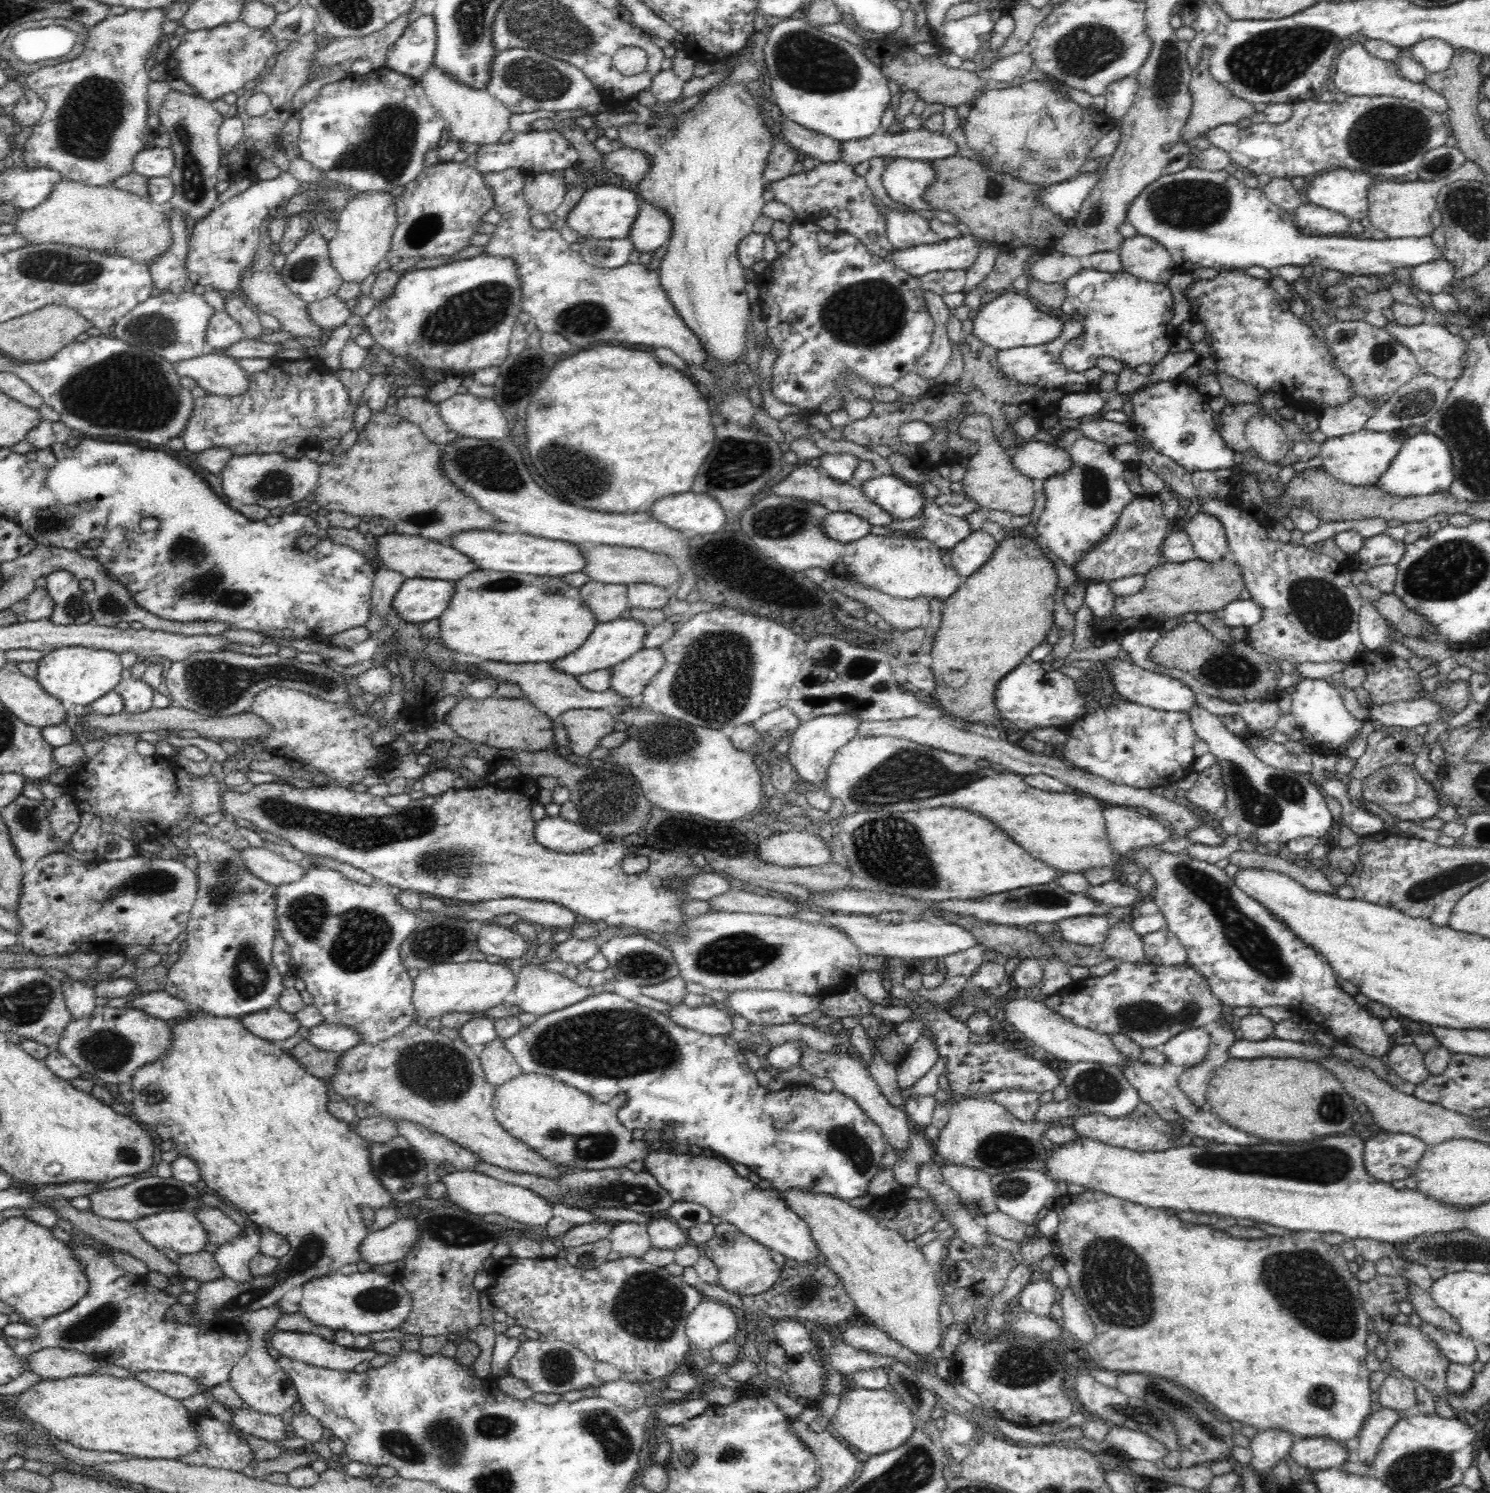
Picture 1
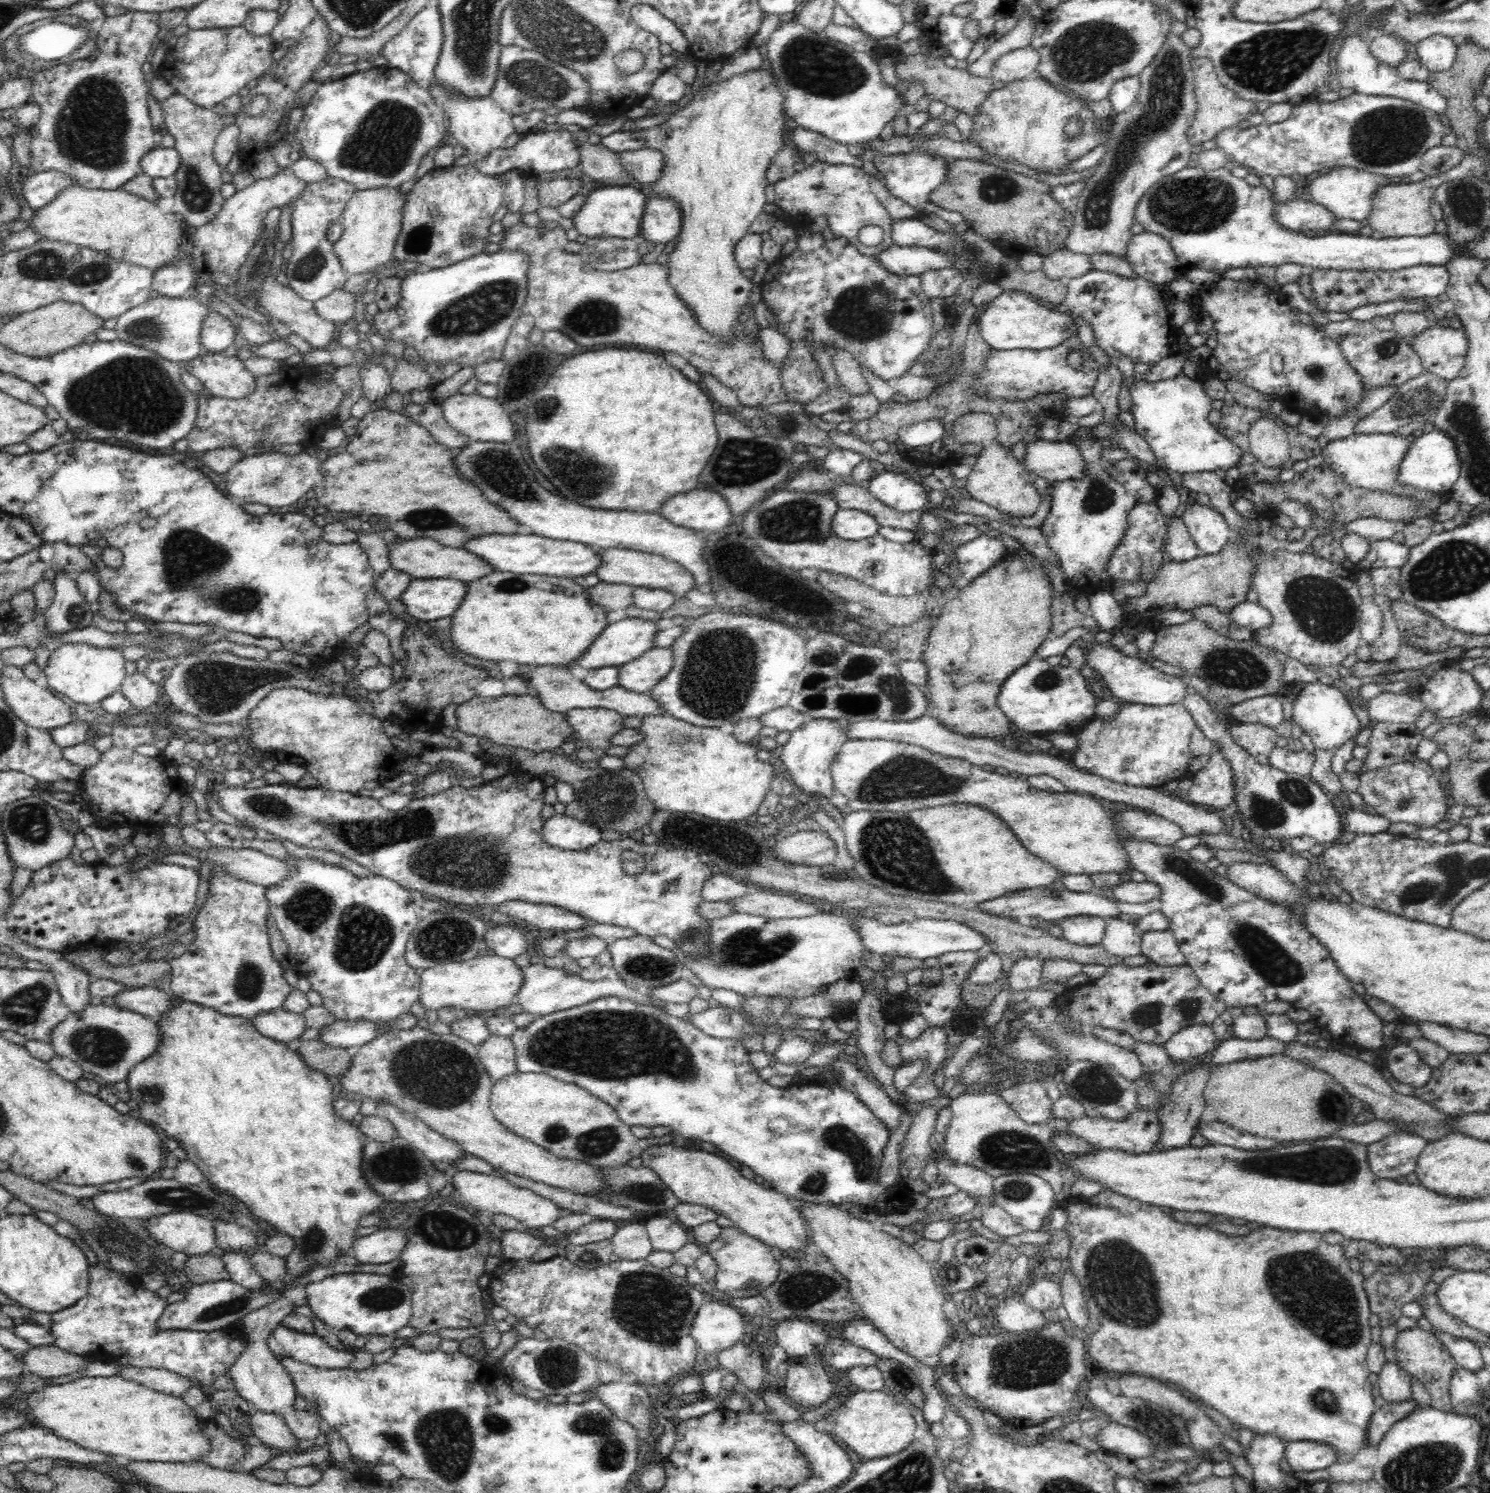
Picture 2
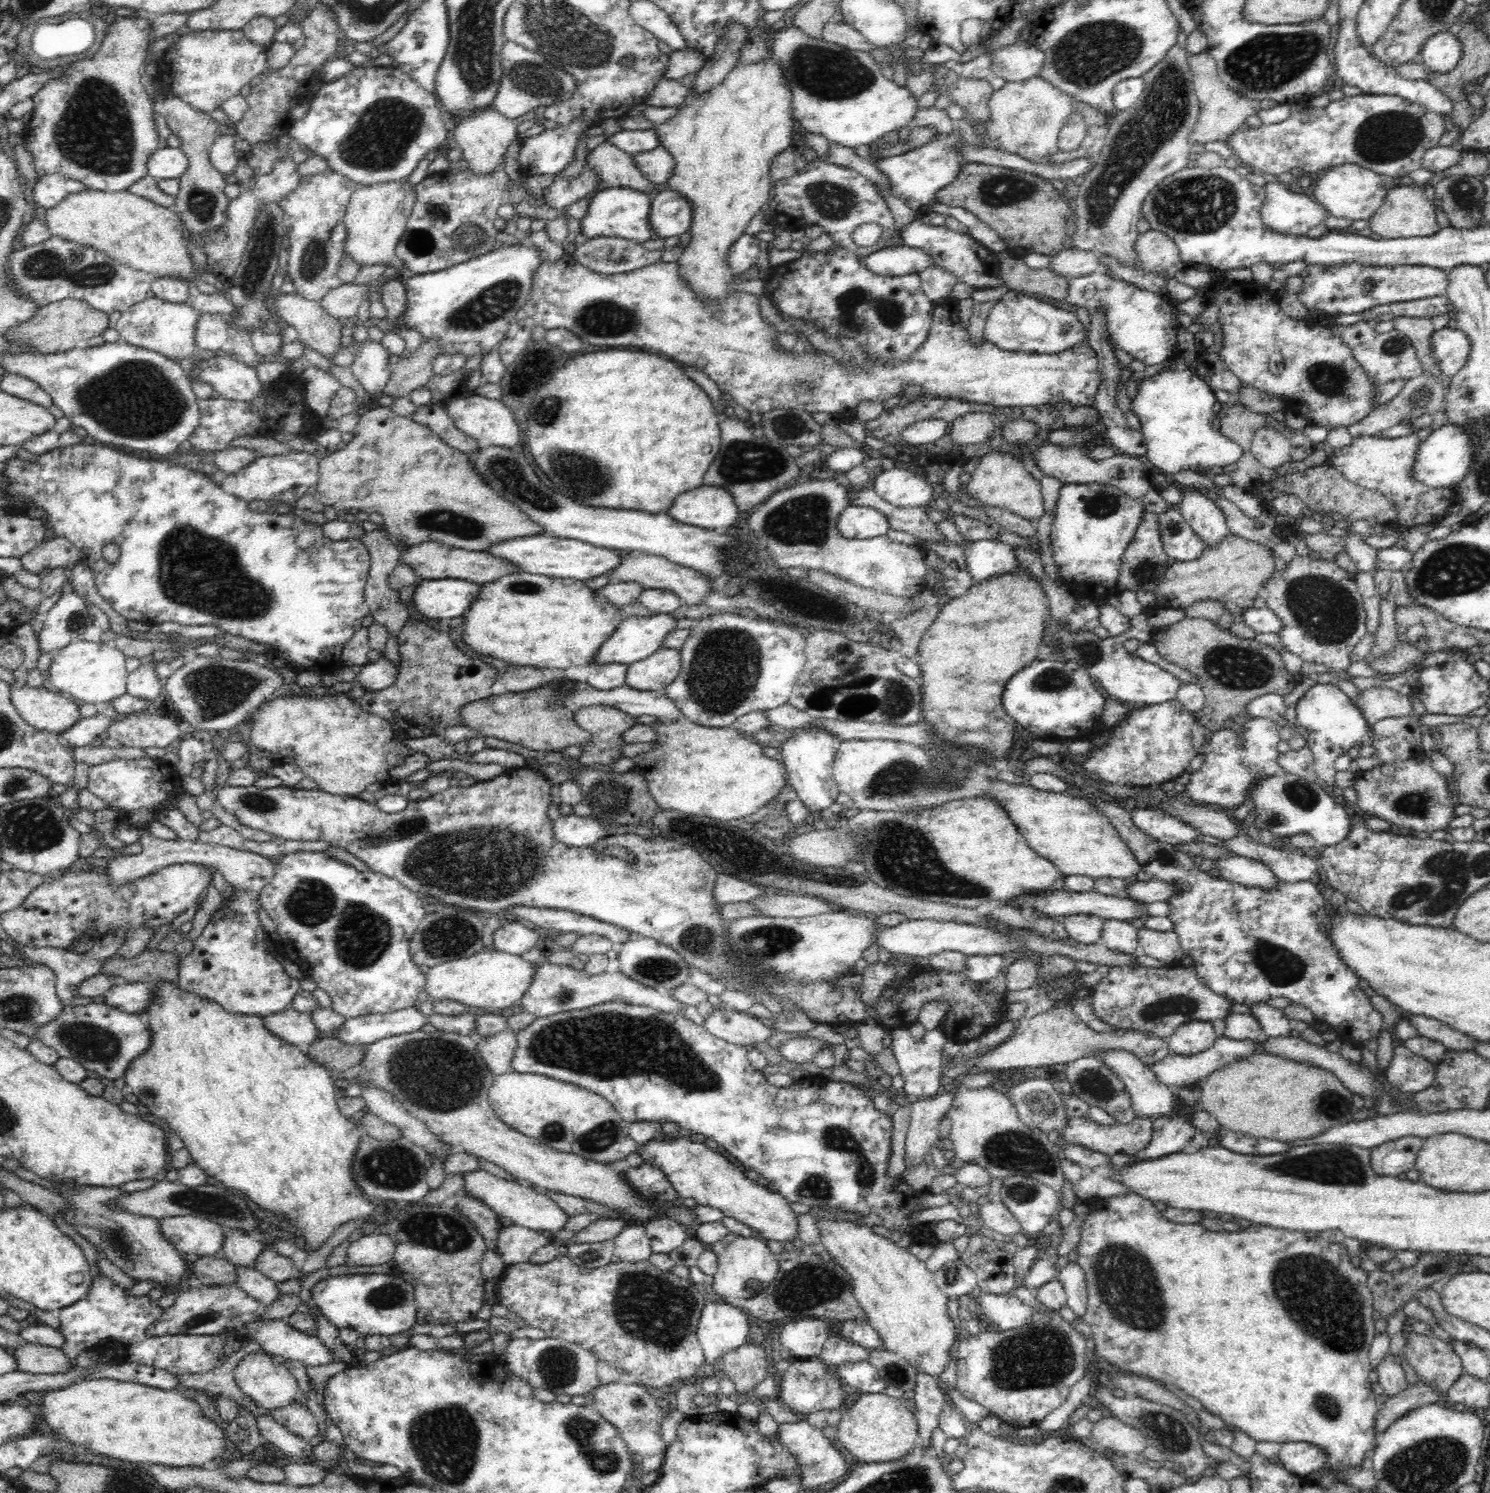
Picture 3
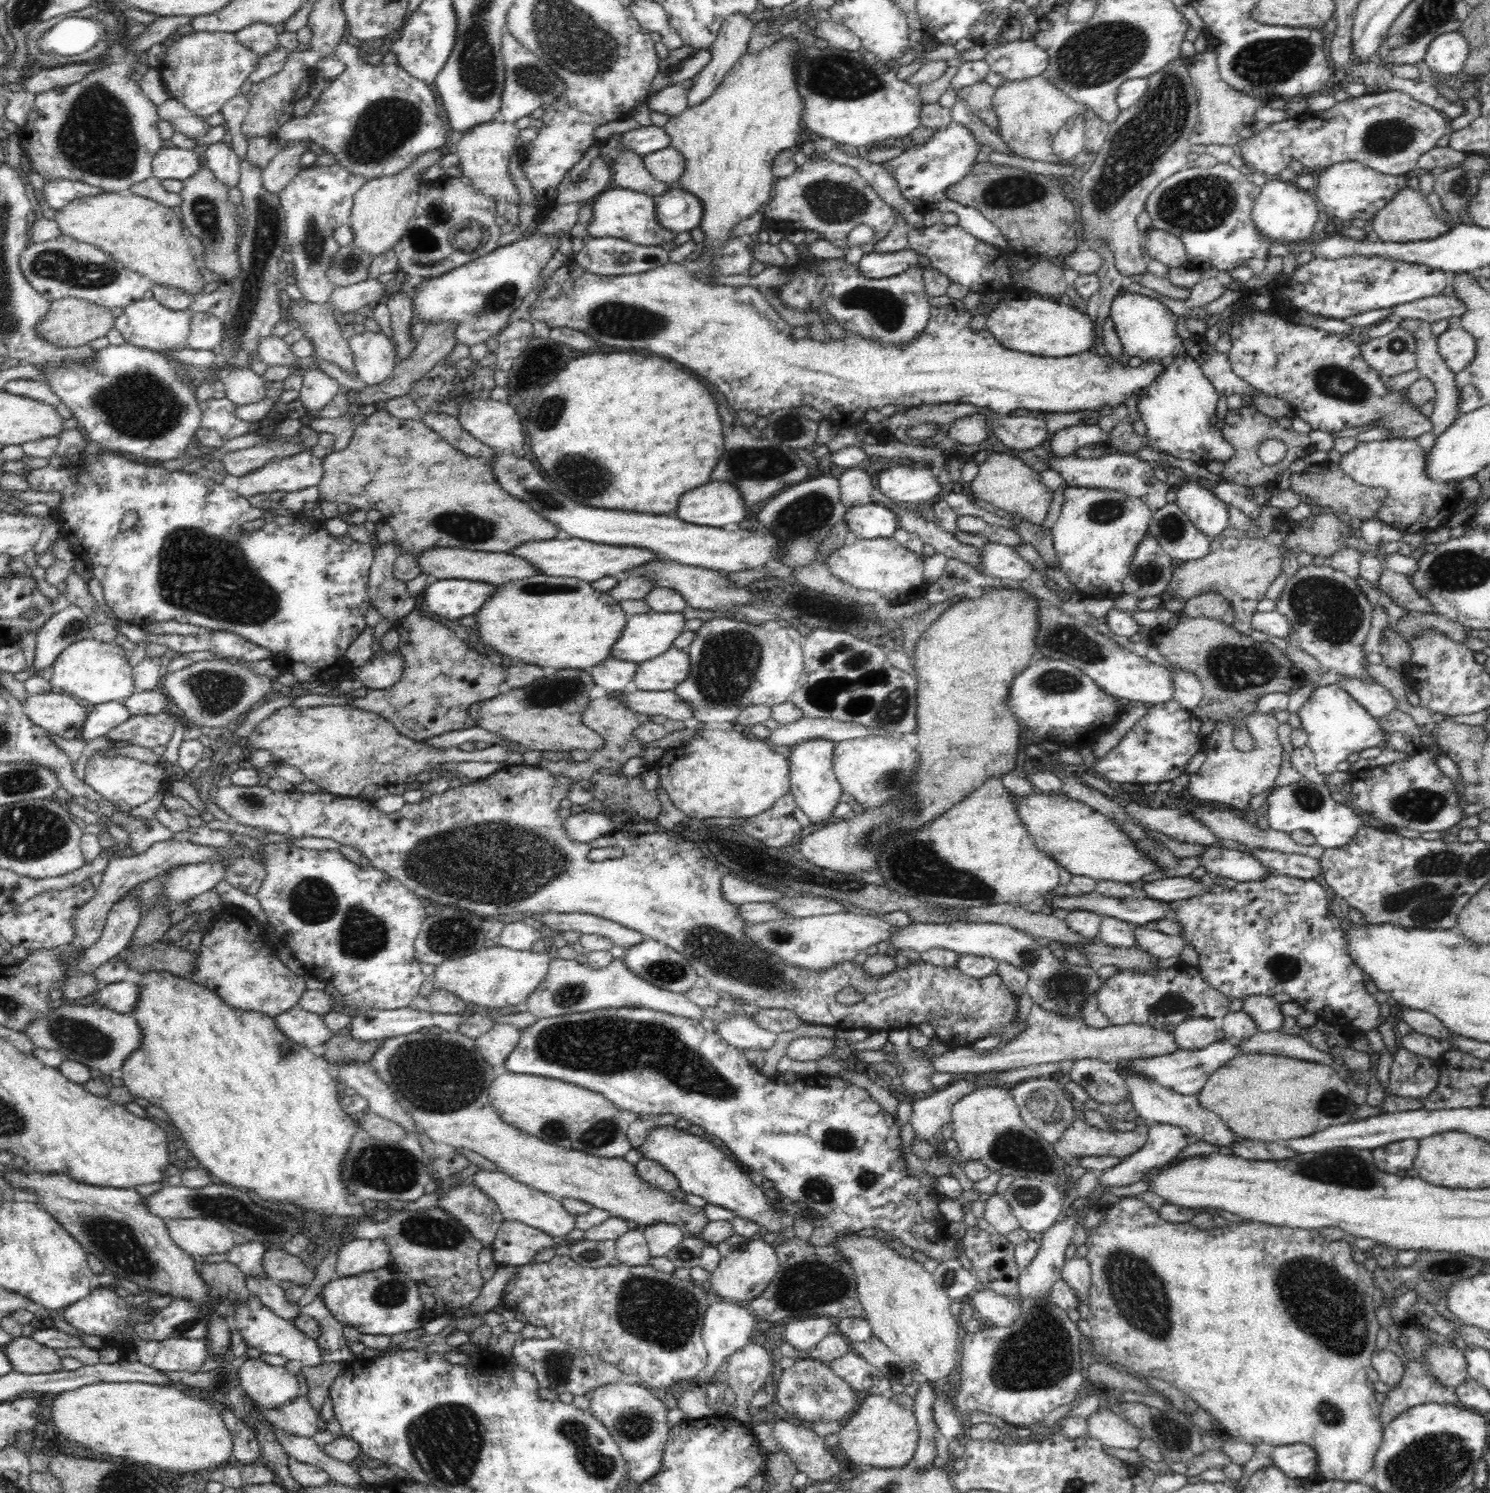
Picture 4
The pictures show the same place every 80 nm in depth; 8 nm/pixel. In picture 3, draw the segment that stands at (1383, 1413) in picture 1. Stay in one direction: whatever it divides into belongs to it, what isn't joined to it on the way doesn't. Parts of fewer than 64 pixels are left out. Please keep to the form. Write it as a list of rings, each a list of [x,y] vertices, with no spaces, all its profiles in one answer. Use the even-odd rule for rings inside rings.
[[[1418,1378],[1415,1385],[1408,1384],[1406,1390],[1398,1392],[1396,1396],[1388,1396],[1388,1400],[1381,1405],[1375,1416],[1375,1432],[1382,1434],[1390,1424],[1402,1418],[1409,1411],[1428,1404],[1450,1405],[1446,1396],[1438,1394],[1429,1384]]]

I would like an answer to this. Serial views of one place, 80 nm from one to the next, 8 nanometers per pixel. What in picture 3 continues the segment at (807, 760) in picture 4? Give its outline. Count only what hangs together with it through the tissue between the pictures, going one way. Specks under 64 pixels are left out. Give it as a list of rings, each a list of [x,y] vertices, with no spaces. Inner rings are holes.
[[[804,727],[796,731],[783,745],[780,745],[781,762],[785,765],[788,786],[797,794],[808,812],[819,812],[834,804],[840,793],[834,783],[832,767],[838,748],[843,740],[820,727]]]

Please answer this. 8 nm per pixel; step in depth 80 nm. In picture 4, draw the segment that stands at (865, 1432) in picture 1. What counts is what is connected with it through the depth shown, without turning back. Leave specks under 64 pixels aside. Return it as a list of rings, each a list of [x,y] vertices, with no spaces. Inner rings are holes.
[[[871,1394],[860,1404],[856,1414],[852,1414],[850,1420],[841,1426],[837,1435],[838,1445],[840,1448],[844,1448],[844,1452],[850,1456],[855,1467],[894,1468],[907,1465],[913,1460],[919,1439],[919,1426],[913,1409],[902,1408],[889,1394]]]

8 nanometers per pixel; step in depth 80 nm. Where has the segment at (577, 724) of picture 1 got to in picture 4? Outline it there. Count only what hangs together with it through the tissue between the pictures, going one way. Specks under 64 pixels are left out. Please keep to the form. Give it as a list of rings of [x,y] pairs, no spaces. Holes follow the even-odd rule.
[[[617,693],[592,700],[586,706],[584,714],[582,714],[582,723],[604,739],[604,746],[598,748],[597,751],[592,751],[592,754],[586,761],[577,762],[566,757],[562,761],[554,762],[541,758],[539,767],[548,770],[554,776],[562,775],[562,777],[568,777],[568,779],[574,779],[574,781],[580,781],[584,784],[592,774],[601,768],[619,770],[629,758],[642,756],[646,742],[638,740],[633,735],[633,732],[640,724],[646,724],[646,722],[650,722],[650,717],[628,709],[622,703],[622,700],[619,700]]]

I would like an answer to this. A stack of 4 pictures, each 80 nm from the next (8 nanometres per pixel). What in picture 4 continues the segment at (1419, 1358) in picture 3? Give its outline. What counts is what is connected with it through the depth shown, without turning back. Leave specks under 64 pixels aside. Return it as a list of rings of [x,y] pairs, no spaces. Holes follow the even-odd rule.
[[[1430,1345],[1425,1350],[1425,1362],[1429,1366],[1429,1372],[1446,1388],[1455,1389],[1469,1378],[1466,1357],[1455,1346]]]

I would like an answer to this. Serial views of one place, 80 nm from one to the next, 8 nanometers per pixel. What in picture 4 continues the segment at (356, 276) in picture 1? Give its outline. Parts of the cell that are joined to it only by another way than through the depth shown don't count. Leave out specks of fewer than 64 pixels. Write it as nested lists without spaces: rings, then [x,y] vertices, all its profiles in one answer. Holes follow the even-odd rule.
[[[436,150],[425,152],[418,156],[408,169],[401,171],[397,176],[384,176],[367,181],[362,188],[354,194],[350,228],[354,232],[354,247],[378,256],[388,252],[404,237],[407,232],[410,217],[414,216],[418,205],[420,186],[424,183],[423,174],[434,164],[440,163],[442,152]]]

